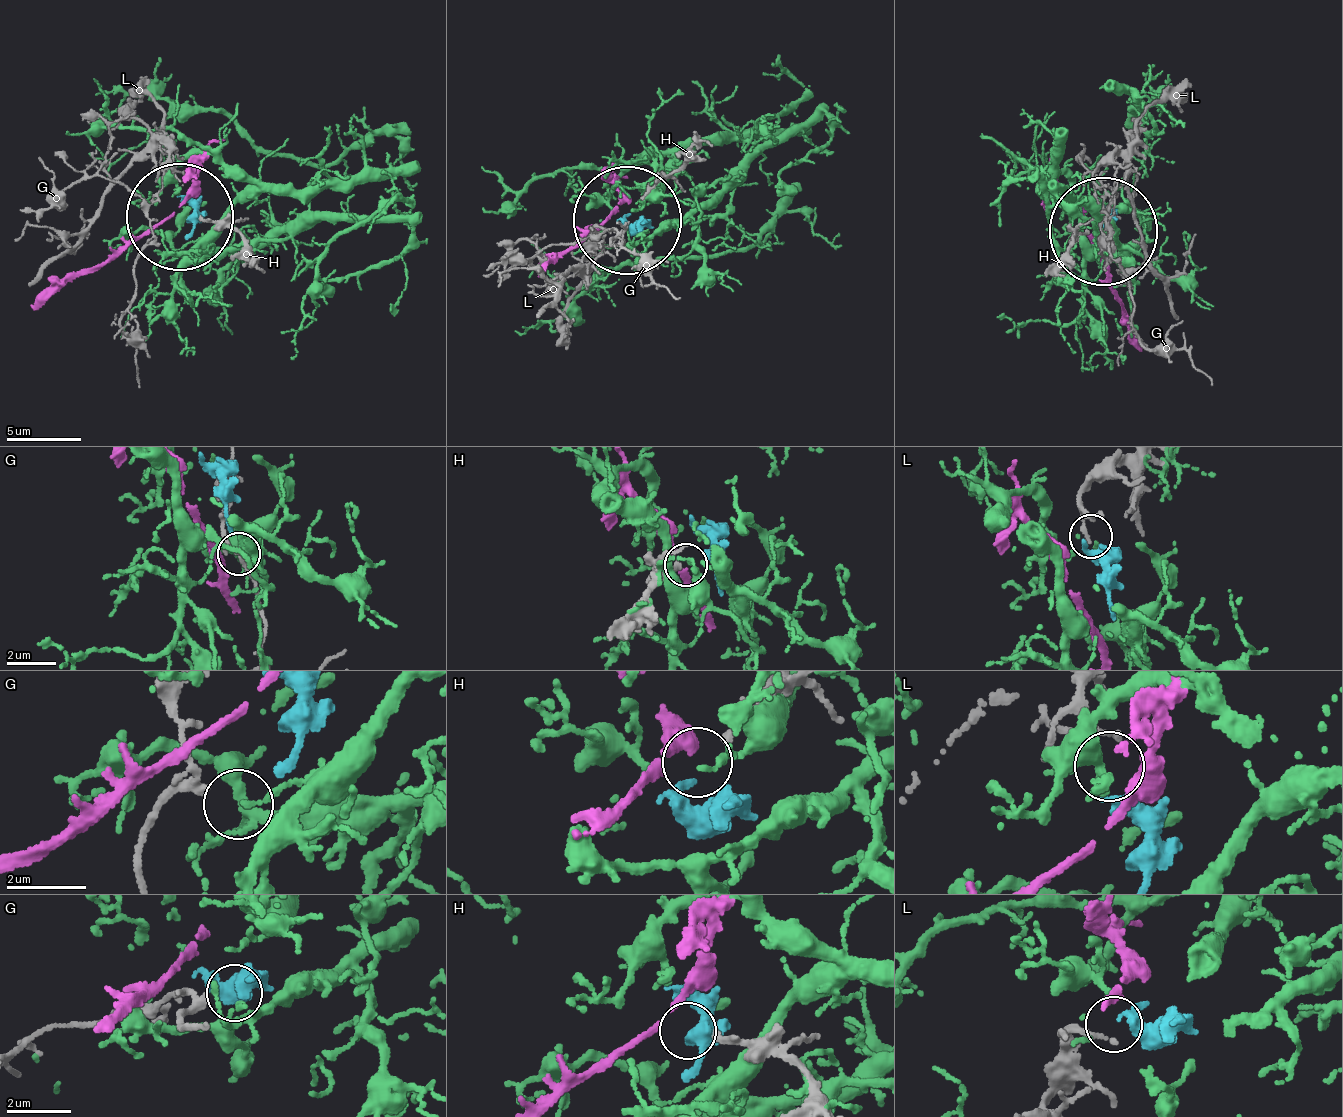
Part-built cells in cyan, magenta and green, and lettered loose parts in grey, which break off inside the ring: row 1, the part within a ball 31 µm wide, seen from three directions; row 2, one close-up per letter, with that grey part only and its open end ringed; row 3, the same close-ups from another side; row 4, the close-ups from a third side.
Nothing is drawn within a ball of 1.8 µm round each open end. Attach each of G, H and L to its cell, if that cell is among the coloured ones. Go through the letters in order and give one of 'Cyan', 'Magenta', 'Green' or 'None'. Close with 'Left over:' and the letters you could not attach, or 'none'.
G: None
H: Magenta
L: Cyan
Left over: G

